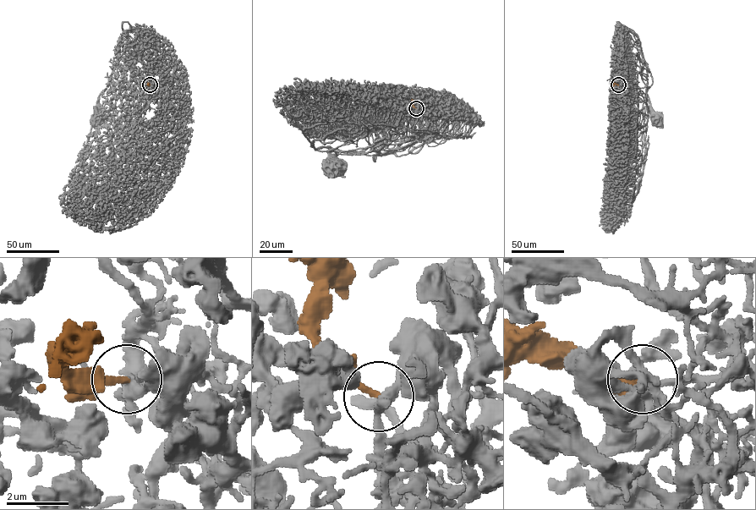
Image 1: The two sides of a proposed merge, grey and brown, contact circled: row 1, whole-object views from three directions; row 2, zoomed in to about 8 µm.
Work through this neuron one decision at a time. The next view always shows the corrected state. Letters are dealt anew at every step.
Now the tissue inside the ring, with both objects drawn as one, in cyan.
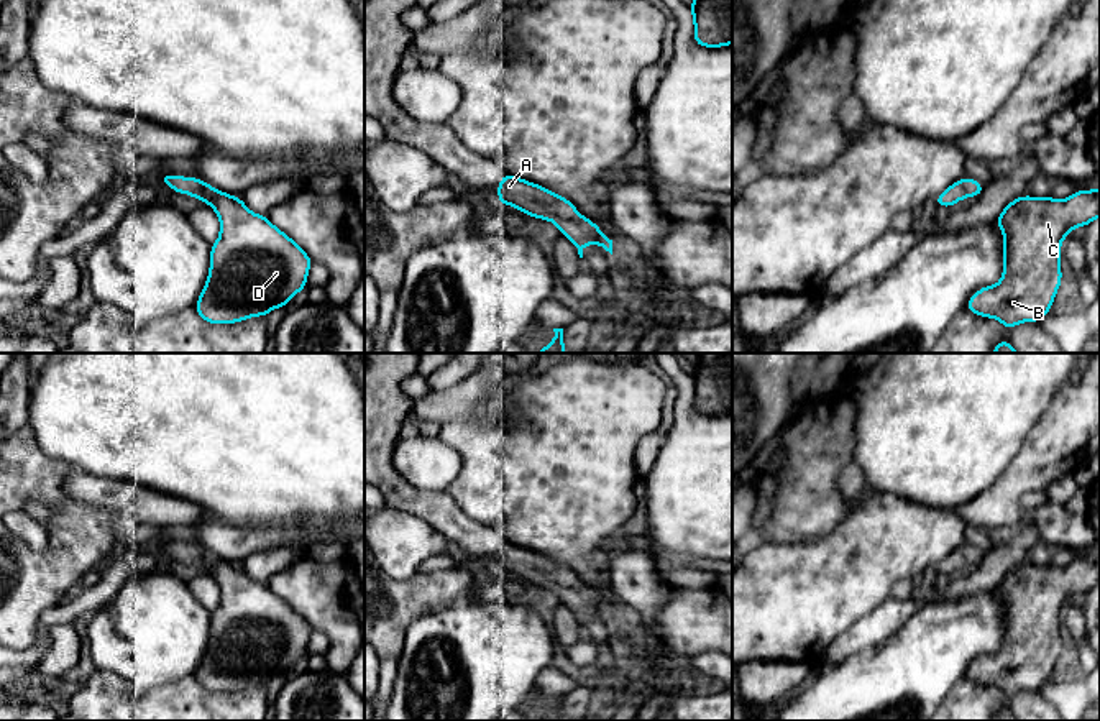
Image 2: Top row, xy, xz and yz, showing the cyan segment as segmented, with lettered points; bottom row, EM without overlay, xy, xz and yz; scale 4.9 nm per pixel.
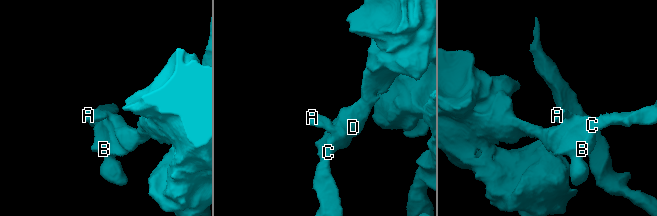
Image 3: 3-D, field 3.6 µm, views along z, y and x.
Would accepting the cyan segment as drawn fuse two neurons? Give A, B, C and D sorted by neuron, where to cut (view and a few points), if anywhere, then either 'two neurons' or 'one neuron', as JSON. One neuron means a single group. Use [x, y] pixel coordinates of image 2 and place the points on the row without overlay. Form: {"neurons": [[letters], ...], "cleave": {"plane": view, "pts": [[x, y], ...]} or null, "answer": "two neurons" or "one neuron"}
{"neurons": [["A", "B", "C", "D"]], "cleave": null, "answer": "one neuron"}

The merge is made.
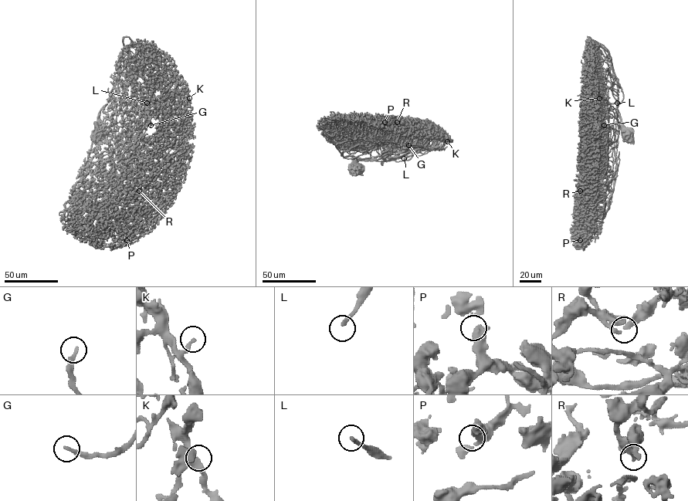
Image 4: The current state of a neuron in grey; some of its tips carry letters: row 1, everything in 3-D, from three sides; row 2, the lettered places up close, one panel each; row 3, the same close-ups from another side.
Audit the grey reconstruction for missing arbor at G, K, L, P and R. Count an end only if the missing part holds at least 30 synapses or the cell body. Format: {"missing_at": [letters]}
{"missing_at": ["G", "R"]}

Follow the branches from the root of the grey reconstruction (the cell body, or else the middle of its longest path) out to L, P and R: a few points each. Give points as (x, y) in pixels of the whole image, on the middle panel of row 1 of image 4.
L: (357, 167), (357, 157), (394, 159), (398, 137), (410, 136), (404, 157), (410, 159), (404, 158)
P: (357, 167), (354, 156), (346, 157), (354, 158), (374, 150), (377, 142), (385, 140), (384, 122)
R: (357, 167), (355, 157), (377, 160), (392, 154), (397, 146), (393, 134), (397, 122)

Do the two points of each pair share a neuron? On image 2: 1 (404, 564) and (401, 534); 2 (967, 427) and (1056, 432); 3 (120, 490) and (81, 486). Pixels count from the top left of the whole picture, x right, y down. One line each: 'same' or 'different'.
1: same
2: different
3: same

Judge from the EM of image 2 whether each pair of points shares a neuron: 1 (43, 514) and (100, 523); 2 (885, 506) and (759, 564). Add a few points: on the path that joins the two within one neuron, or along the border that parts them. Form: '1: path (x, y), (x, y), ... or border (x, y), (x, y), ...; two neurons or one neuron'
1: border (20, 508), (43, 503), (50, 509), (50, 531); two neurons
2: path (854, 537), (828, 564), (790, 564); one neuron

